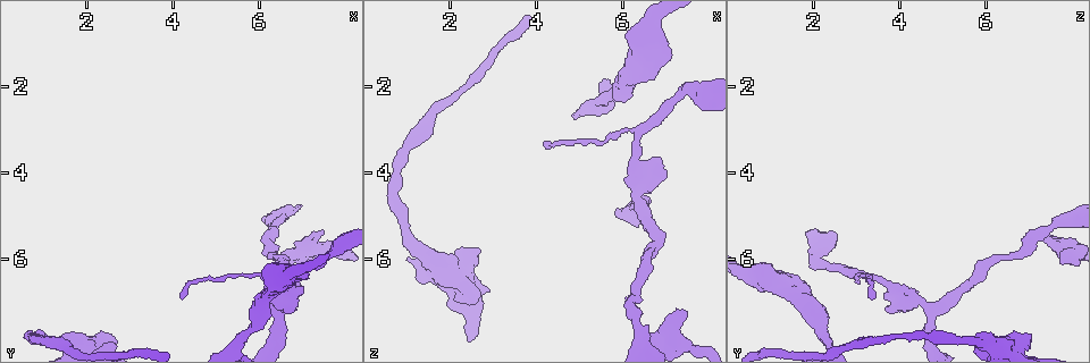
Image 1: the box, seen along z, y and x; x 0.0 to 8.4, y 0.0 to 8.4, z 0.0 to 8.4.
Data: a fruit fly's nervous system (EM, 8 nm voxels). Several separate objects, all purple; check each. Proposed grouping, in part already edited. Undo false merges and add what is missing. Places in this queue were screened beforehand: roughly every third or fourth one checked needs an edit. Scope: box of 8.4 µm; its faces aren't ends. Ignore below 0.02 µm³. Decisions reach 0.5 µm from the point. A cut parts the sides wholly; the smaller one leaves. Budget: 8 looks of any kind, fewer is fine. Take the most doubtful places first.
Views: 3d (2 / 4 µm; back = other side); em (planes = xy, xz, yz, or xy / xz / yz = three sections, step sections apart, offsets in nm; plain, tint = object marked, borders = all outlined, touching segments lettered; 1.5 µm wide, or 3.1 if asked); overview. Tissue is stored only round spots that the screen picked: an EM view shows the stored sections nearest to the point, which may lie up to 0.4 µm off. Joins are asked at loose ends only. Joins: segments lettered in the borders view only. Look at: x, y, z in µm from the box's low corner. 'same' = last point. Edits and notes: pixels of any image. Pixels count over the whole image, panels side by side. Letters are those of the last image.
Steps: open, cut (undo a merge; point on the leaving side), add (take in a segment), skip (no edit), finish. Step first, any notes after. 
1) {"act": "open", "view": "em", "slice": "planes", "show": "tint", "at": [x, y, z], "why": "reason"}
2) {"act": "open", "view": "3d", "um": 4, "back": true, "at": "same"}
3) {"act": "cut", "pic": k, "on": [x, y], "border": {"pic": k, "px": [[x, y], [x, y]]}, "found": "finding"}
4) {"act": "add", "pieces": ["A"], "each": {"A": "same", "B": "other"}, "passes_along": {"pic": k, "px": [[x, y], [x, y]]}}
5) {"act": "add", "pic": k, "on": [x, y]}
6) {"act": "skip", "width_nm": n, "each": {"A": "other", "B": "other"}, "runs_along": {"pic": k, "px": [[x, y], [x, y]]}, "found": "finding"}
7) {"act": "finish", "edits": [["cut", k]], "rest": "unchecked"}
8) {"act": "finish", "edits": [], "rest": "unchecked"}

{"act": "open", "view": "3d", "um": 2, "at": [7.45, 5.35, 7.25], "why": "branch stops here"}

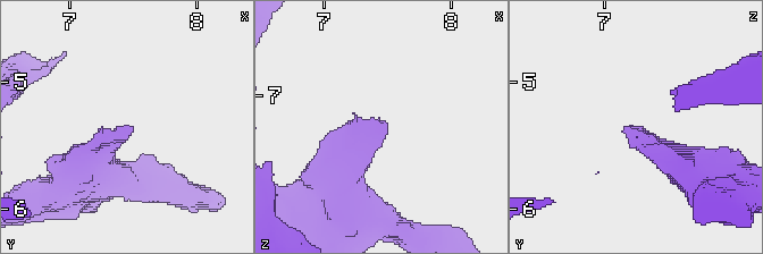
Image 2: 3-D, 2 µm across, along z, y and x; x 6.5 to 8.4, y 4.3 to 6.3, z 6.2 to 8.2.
{"act": "open", "view": "em", "slice": "xz", "step": 4, "show": "tint", "at": [7.52, 5.36, 7.28]}

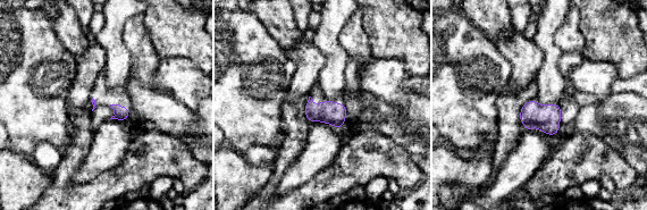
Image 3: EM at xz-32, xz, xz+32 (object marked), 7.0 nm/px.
{"act": "open", "view": "em", "slice": "yz", "step": 4, "show": "borders", "at": "same"}

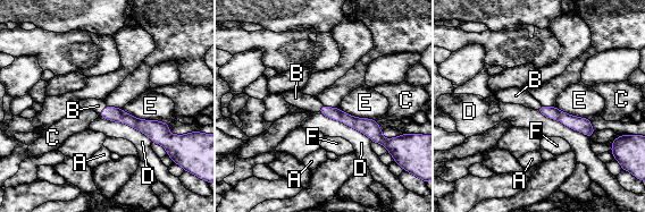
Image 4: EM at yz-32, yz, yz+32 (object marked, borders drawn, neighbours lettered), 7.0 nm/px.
{"act": "add", "pieces": ["B"], "each": {"A": "other", "B": "same", "C": "other", "D": "other", "E": "other", "F": "other"}, "passes_along": {"pic": 4, "px": [[111, 113], [105, 109], [98, 106]]}, "found": "the neuron continues"}

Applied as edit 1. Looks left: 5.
{"act": "open", "view": "overview", "why": "redraw"}

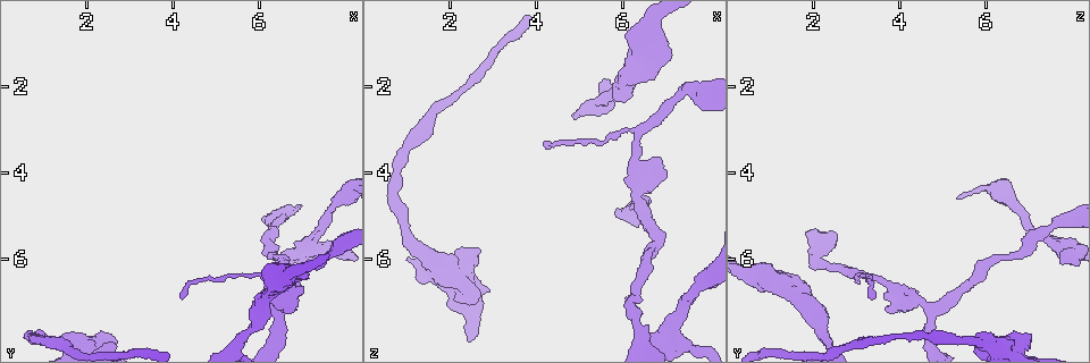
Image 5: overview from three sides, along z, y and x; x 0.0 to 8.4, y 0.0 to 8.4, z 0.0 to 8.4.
{"act": "open", "view": "em", "slice": "yz", "step": 8, "show": "tint", "at": [6.35, 6.40, 3.30], "why": "a narrow waist"}

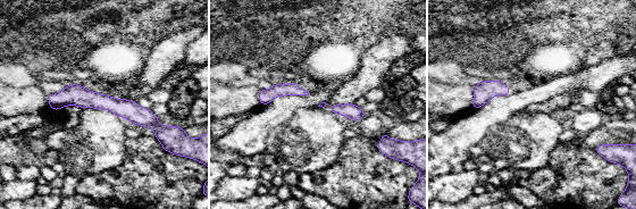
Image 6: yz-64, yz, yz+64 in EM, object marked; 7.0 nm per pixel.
{"act": "open", "view": "em", "slice": "planes", "show": "borders", "at": "same"}

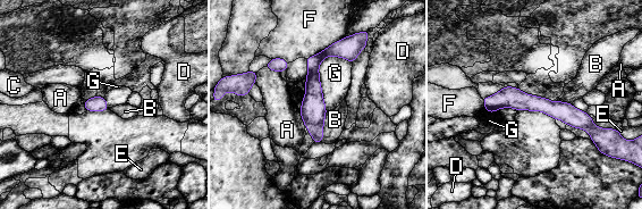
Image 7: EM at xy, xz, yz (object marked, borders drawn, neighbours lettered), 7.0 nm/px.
{"act": "skip", "each": {"A": "other", "B": "other", "C": "other", "D": "other", "E": "other", "F": "other", "G": "other"}, "runs_along": {"pic": 7, "px": [[486, 101], [542, 103], [598, 132]]}, "found": "continuous, no second neuron"}

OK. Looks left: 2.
{"act": "open", "view": "em", "slice": "planes", "show": "borders", "at": [6.35, 6.65, 1.25]}

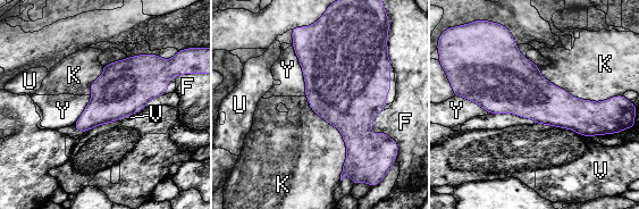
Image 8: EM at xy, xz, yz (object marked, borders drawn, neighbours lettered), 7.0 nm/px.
{"act": "skip", "each": {"F": "other", "K": "other", "U": "other", "V": "other", "Y": "other"}, "border": {"pic": 8, "px": [[297, 59], [307, 95]]}, "found": "continuous, no second neuron"}

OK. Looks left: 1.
{"act": "finish", "edits": [["add", 4]], "rest": "unchecked"}

